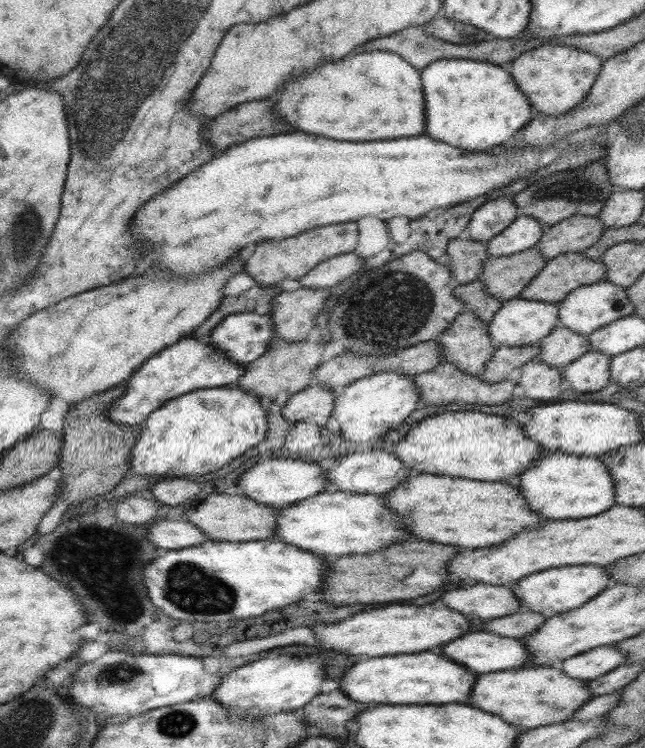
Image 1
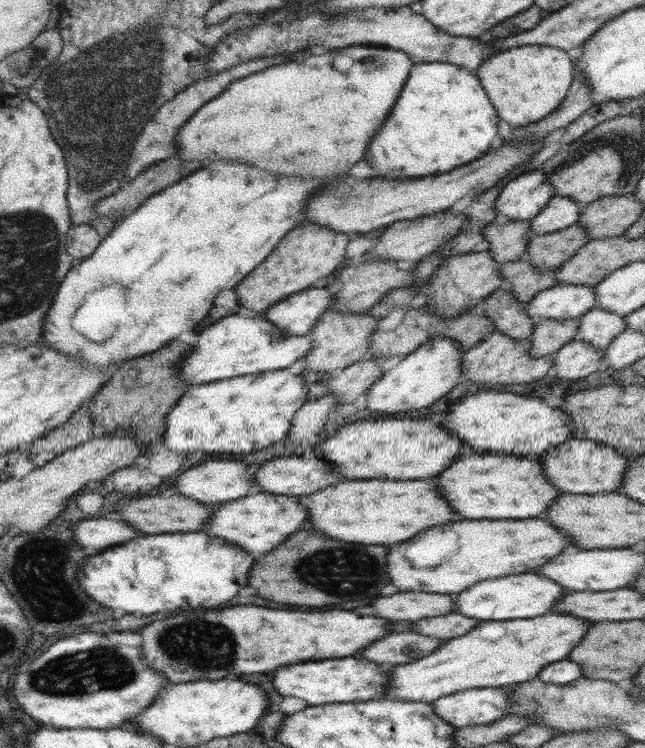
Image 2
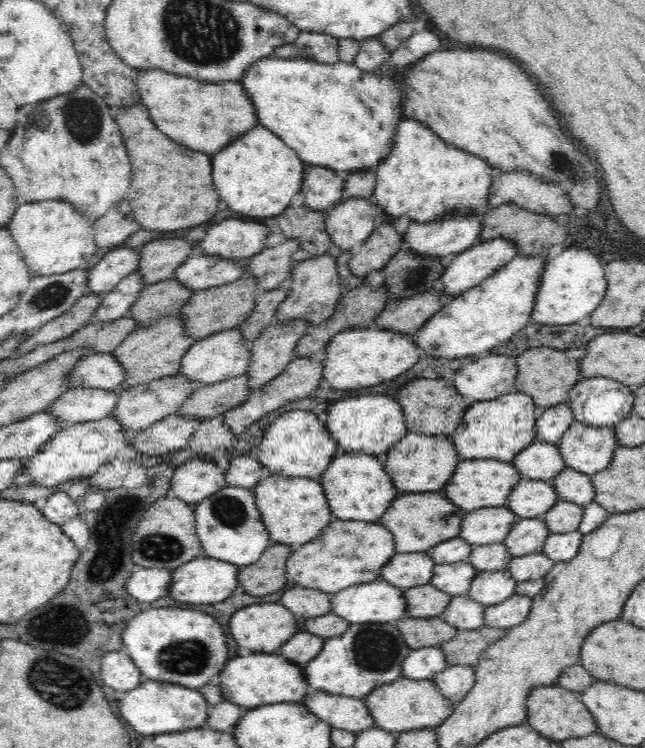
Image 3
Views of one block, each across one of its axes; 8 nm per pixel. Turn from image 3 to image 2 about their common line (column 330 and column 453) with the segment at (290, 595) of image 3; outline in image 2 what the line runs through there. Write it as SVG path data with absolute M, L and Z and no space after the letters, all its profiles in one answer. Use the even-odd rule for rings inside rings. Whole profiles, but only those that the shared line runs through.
M399 592L378 597L371 604L369 608L370 612L374 612L374 616L387 618L394 623L402 620L417 621L455 612L455 602L450 594L432 592Z

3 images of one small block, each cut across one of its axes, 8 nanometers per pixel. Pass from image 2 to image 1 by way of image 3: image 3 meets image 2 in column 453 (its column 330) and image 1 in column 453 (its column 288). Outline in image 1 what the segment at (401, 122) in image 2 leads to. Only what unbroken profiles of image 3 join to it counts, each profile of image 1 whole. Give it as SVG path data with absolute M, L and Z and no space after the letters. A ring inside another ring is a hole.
M440 59L420 71L426 100L424 132L430 138L464 150L486 150L511 145L514 134L532 118L530 102L500 65L472 59Z

